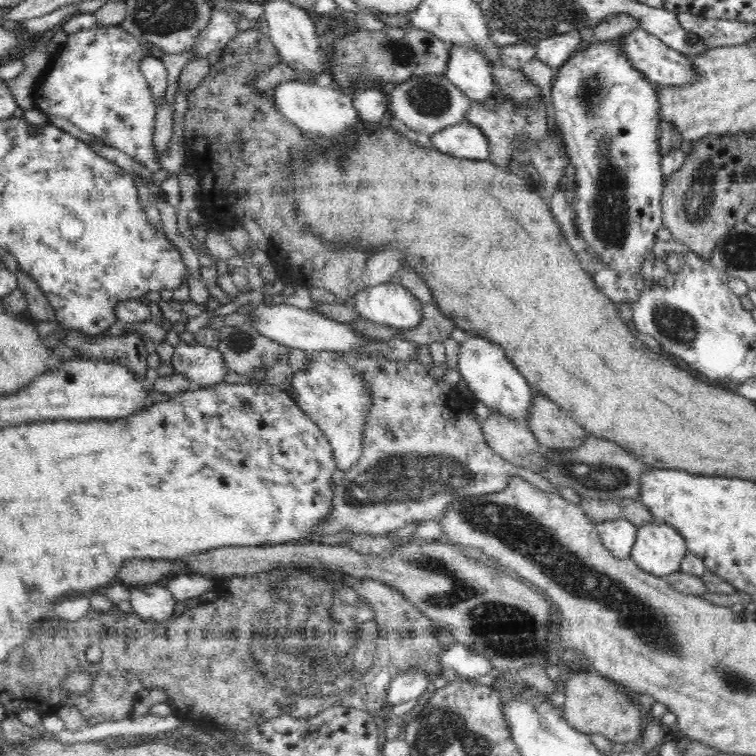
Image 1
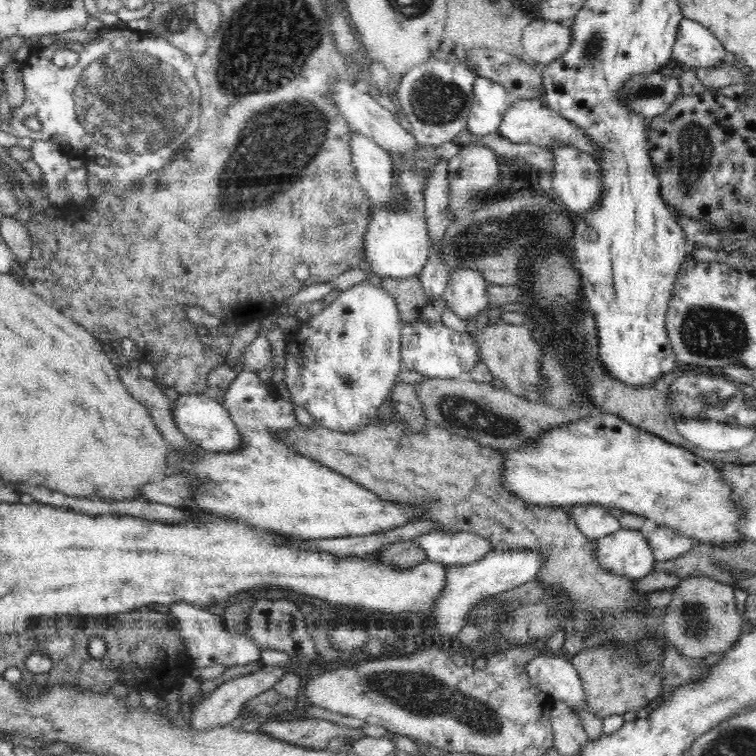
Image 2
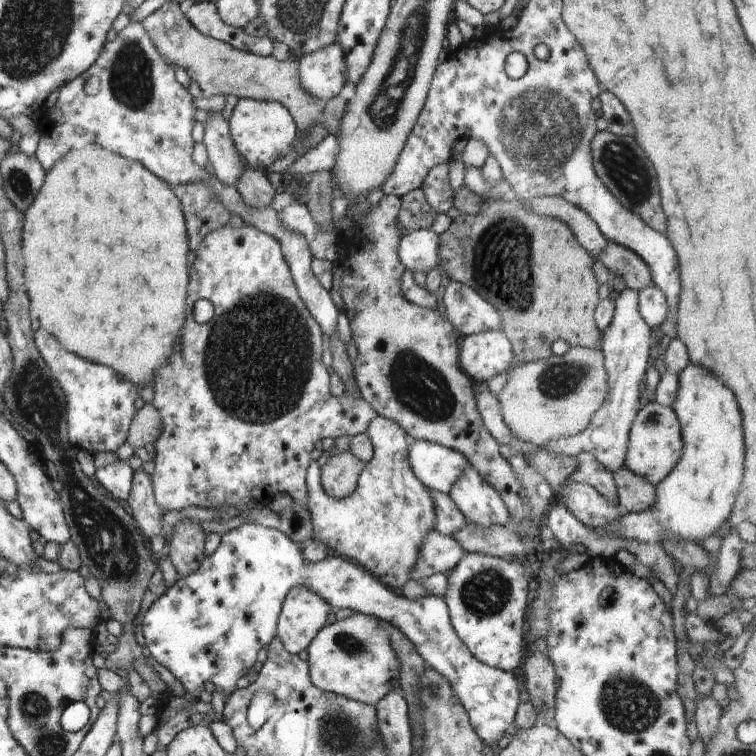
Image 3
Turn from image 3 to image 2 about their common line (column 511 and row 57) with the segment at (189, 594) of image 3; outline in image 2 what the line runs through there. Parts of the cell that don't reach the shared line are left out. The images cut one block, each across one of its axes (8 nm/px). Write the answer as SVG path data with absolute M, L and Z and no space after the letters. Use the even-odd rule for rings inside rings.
M683 18L680 22L678 36L673 46L673 59L682 66L689 68L714 68L720 66L722 62L732 62L732 58L728 51L724 49L722 43L699 22Z

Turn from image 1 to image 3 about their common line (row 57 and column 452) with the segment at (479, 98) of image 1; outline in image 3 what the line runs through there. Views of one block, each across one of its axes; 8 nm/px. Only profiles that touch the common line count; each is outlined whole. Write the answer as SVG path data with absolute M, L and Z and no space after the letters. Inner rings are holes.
M425 440L411 442L407 460L425 487L446 494L452 490L456 478L470 466L461 452Z

